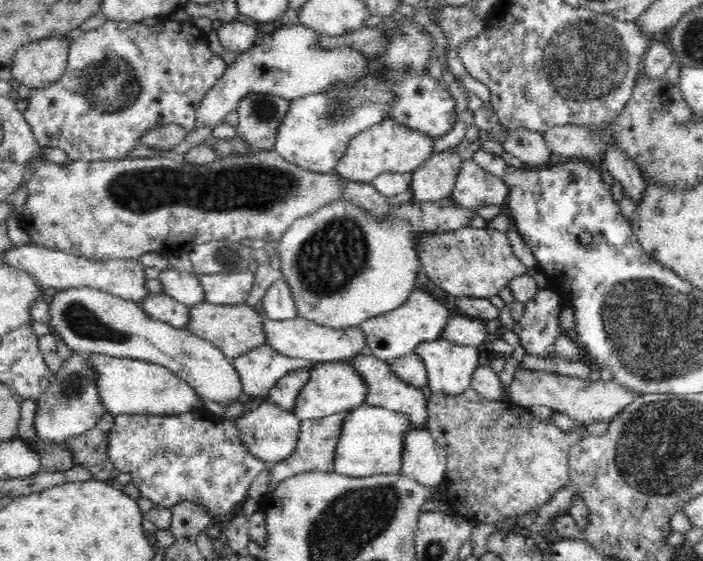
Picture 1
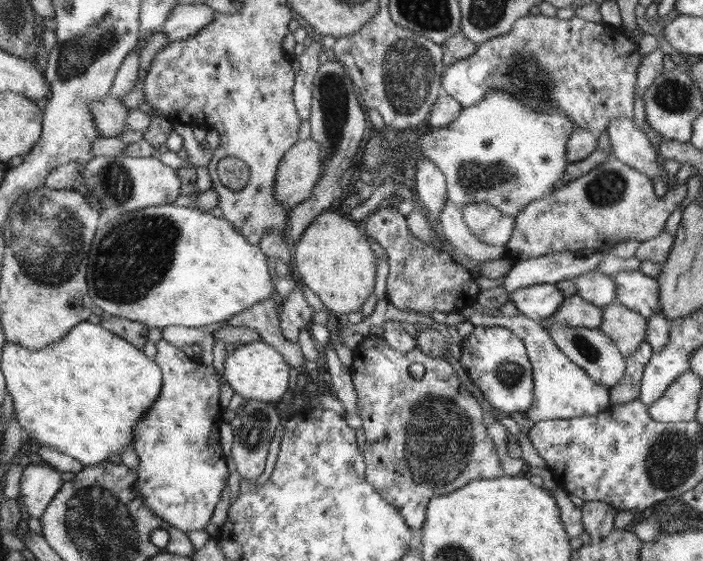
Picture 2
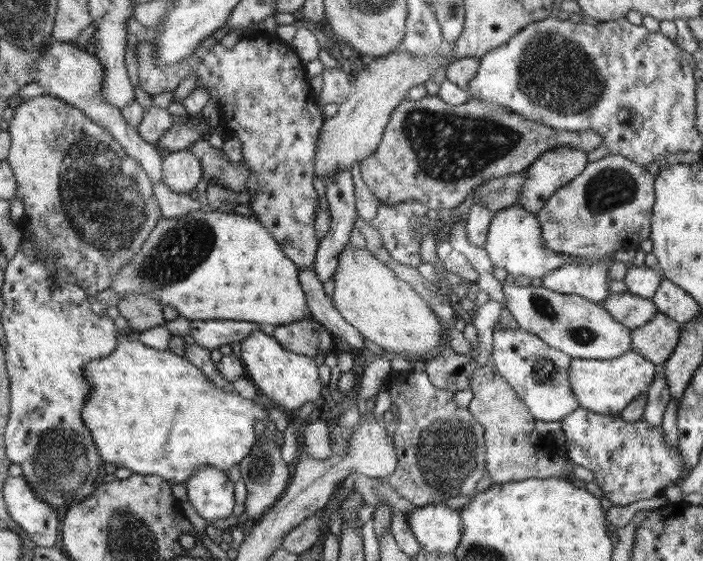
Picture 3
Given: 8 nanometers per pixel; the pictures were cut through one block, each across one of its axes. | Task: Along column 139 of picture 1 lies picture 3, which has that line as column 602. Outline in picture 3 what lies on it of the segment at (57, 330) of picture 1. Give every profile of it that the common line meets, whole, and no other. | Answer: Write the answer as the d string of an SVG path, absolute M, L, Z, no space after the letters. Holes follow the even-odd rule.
M502 281L502 289L506 308L519 326L571 358L612 360L630 351L631 328L616 321L602 303L590 301L578 294L554 292L544 285L526 287Z

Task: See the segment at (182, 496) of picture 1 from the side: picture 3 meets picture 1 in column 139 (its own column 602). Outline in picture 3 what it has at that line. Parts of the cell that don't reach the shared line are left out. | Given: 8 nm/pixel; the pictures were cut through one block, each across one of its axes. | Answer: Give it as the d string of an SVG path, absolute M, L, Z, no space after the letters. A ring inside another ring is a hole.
M582 407L564 416L562 430L566 436L565 452L568 457L580 466L588 468L596 474L594 482L600 486L603 496L612 501L612 504L626 506L636 501L645 501L660 494L660 492L672 484L677 484L686 472L680 452L672 450L664 442L664 432L658 426L650 426L644 420L638 422L624 422L620 414L598 414Z

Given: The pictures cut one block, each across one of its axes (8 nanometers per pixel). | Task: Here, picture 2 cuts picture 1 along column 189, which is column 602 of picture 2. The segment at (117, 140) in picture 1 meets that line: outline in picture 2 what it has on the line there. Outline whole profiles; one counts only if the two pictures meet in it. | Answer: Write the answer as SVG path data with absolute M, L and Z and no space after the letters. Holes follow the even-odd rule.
M542 14L524 16L518 18L518 20L512 24L512 30L508 31L508 34L496 36L484 42L484 44L477 45L474 54L470 54L468 58L462 58L450 66L445 66L444 77L441 79L441 87L446 94L458 101L463 108L475 106L477 102L485 98L485 95L488 94L489 91L503 91L505 94L511 95L512 98L518 99L522 102L523 106L528 109L534 109L536 111L561 111L561 114L565 118L568 118L568 121L571 121L575 127L591 132L598 139L602 132L606 132L609 123L613 119L621 117L628 119L634 118L635 74L644 55L638 51L638 43L636 43L635 46L634 43L630 42L626 35L624 35L622 29L623 27L621 25L609 25L604 21L600 23L590 22L583 18L576 17L576 15L569 20L560 19L557 16L544 16Z

